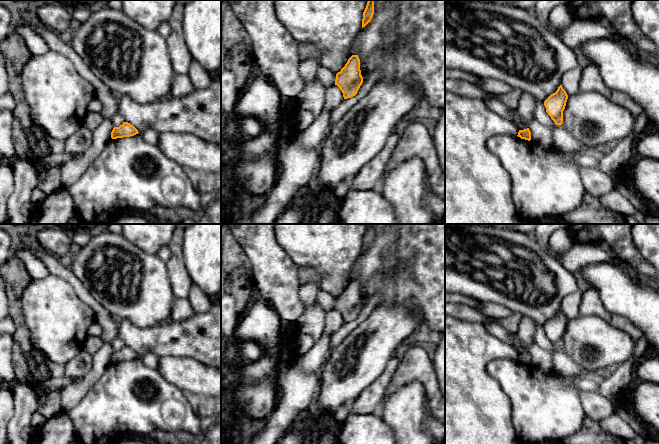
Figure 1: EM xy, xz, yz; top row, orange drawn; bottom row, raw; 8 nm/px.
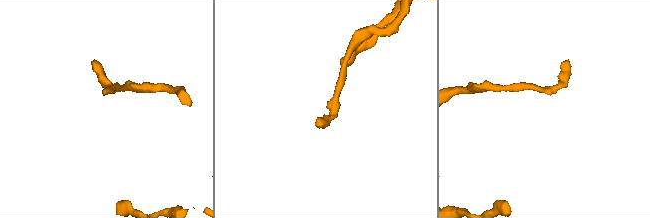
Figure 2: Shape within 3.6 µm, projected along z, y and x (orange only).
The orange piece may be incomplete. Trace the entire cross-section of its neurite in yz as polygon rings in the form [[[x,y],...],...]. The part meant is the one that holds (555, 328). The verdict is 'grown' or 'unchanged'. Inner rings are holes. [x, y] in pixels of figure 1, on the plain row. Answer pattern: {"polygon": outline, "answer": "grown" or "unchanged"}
{"polygon": [[[560,309],[557,315],[551,318],[544,325],[546,336],[556,349],[562,349],[563,347],[563,335],[565,333],[567,323],[568,319],[562,309]]], "answer": "unchanged"}

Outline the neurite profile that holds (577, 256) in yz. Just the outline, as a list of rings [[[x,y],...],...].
[[[596,244],[573,245],[563,254],[561,263],[571,273],[577,275],[581,267],[605,261],[619,260],[614,251],[607,252]]]

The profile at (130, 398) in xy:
[[[140,357],[130,361],[111,362],[84,398],[67,414],[81,444],[114,444],[122,436],[142,437],[156,430],[188,438],[203,434],[204,431],[204,417],[196,409],[191,397],[166,380],[158,369],[147,367]]]

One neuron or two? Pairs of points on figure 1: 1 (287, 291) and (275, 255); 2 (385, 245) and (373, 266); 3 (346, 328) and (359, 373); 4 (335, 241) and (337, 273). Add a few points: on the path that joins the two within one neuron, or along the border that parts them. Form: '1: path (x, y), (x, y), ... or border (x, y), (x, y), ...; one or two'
1: path (282, 282), (275, 275), (275, 264); one
2: path (380, 250), (373, 257), (373, 261); one
3: border (366, 319), (331, 350); two
4: path (335, 249), (335, 265); one

